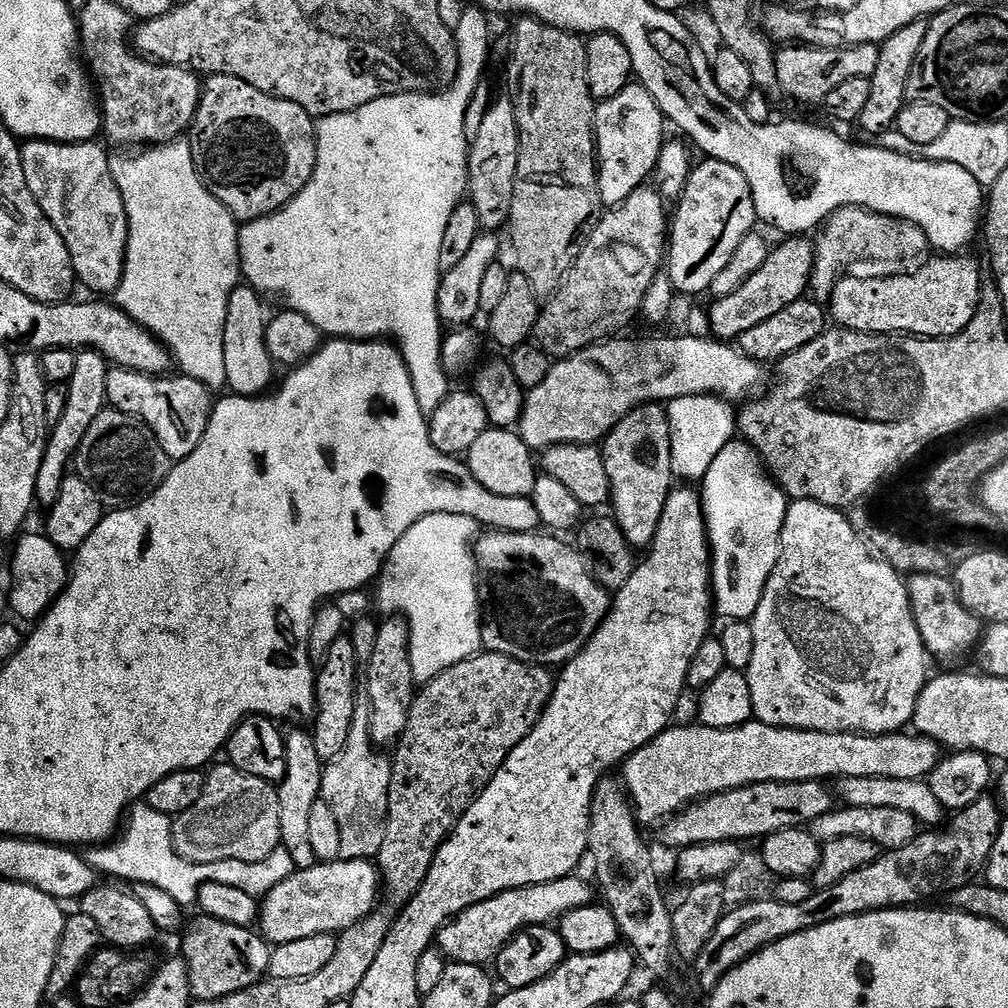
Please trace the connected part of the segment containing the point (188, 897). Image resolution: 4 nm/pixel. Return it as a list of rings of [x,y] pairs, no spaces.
[[[147,802],[133,803],[126,819],[122,824],[122,831],[118,838],[89,847],[83,853],[85,862],[101,877],[113,876],[113,881],[127,882],[129,885],[149,884],[161,890],[166,890],[175,902],[183,906],[196,904],[200,888],[207,884],[221,884],[234,886],[234,890],[243,890],[257,898],[268,895],[278,882],[286,882],[293,872],[297,871],[295,862],[283,846],[276,848],[270,858],[262,862],[210,862],[209,864],[195,864],[186,862],[174,850],[172,841],[173,817],[158,814]]]

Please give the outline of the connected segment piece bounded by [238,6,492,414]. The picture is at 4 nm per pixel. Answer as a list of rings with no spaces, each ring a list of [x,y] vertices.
[[[479,6],[465,7],[462,22],[454,30],[456,49],[460,65],[456,81],[443,90],[430,92],[406,92],[398,96],[383,96],[366,106],[346,114],[319,117],[316,126],[316,145],[318,158],[314,166],[312,180],[300,193],[295,196],[285,208],[280,208],[274,214],[263,216],[257,220],[249,220],[240,228],[238,246],[240,247],[240,271],[243,279],[261,294],[269,292],[272,296],[284,296],[289,309],[306,314],[314,326],[328,338],[341,340],[379,340],[391,338],[398,345],[404,356],[406,366],[410,370],[410,378],[414,382],[414,394],[418,398],[418,406],[430,414],[442,406],[450,391],[450,374],[442,362],[442,346],[445,333],[442,331],[440,315],[438,314],[438,290],[442,269],[442,237],[446,235],[446,225],[450,222],[450,214],[465,199],[468,190],[468,149],[470,137],[464,119],[470,106],[470,98],[481,87],[484,71],[488,68],[488,47],[492,44],[492,32],[488,29],[489,13]]]

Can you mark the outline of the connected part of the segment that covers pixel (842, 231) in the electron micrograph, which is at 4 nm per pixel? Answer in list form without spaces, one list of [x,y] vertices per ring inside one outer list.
[[[840,208],[824,221],[815,237],[816,261],[812,267],[810,292],[817,301],[831,301],[834,286],[840,277],[851,273],[859,264],[869,264],[869,269],[879,275],[910,276],[920,271],[930,259],[930,245],[926,234],[917,224],[899,220],[896,216],[883,216],[869,208]]]

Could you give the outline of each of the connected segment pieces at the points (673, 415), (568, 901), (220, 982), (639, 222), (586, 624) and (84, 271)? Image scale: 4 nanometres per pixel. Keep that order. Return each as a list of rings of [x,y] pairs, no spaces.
[[[687,396],[667,401],[666,407],[672,435],[672,475],[681,476],[684,482],[703,481],[710,466],[714,466],[714,458],[737,435],[737,413],[729,401],[718,396]]]
[[[573,874],[545,884],[506,890],[486,902],[478,902],[462,914],[453,916],[438,937],[438,947],[445,957],[454,964],[479,964],[488,966],[518,933],[525,928],[539,928],[559,921],[570,910],[593,903],[592,888],[580,877]]]
[[[203,914],[197,917],[193,924],[191,921],[187,925],[182,936],[182,958],[188,963],[190,986],[196,1000],[226,998],[226,994],[234,994],[234,990],[246,990],[246,986],[254,986],[268,976],[272,948],[259,931],[234,926]]]
[[[645,186],[634,190],[634,194],[630,194],[630,198],[626,198],[626,202],[622,202],[617,208],[610,208],[600,217],[598,226],[584,240],[584,249],[582,254],[578,254],[578,258],[574,262],[574,266],[569,270],[566,279],[560,283],[560,289],[553,296],[547,297],[546,303],[540,309],[540,317],[536,323],[536,331],[534,333],[535,343],[547,352],[553,358],[563,358],[572,356],[576,352],[580,352],[583,348],[589,348],[592,344],[599,344],[609,338],[615,337],[635,316],[641,315],[644,299],[650,290],[650,286],[656,281],[657,276],[661,275],[662,265],[666,260],[666,237],[670,231],[670,208],[667,208],[665,197],[661,196],[655,187]]]
[[[488,530],[477,539],[476,566],[486,585],[487,599],[489,596],[496,607],[482,616],[483,647],[527,664],[563,666],[600,629],[600,623],[608,617],[612,596],[592,577],[588,561],[573,545],[563,544],[563,539],[552,534],[540,535]]]
[[[30,140],[20,149],[22,170],[26,174],[26,186],[30,186],[30,194],[42,206],[42,214],[54,222],[54,230],[62,234],[62,242],[66,242],[66,250],[70,250],[72,265],[76,271],[76,279],[85,284],[92,292],[115,293],[122,282],[126,250],[128,249],[128,219],[126,206],[122,202],[122,194],[112,177],[108,165],[109,153],[99,148],[99,143],[57,144],[55,140]]]

